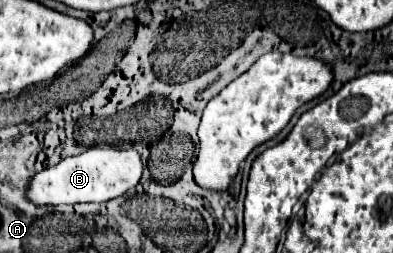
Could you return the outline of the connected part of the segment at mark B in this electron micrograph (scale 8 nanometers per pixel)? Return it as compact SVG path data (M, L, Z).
M89 148L79 156L63 158L57 166L35 172L25 188L25 198L35 206L59 206L79 202L107 202L135 188L143 174L143 162L135 148Z

